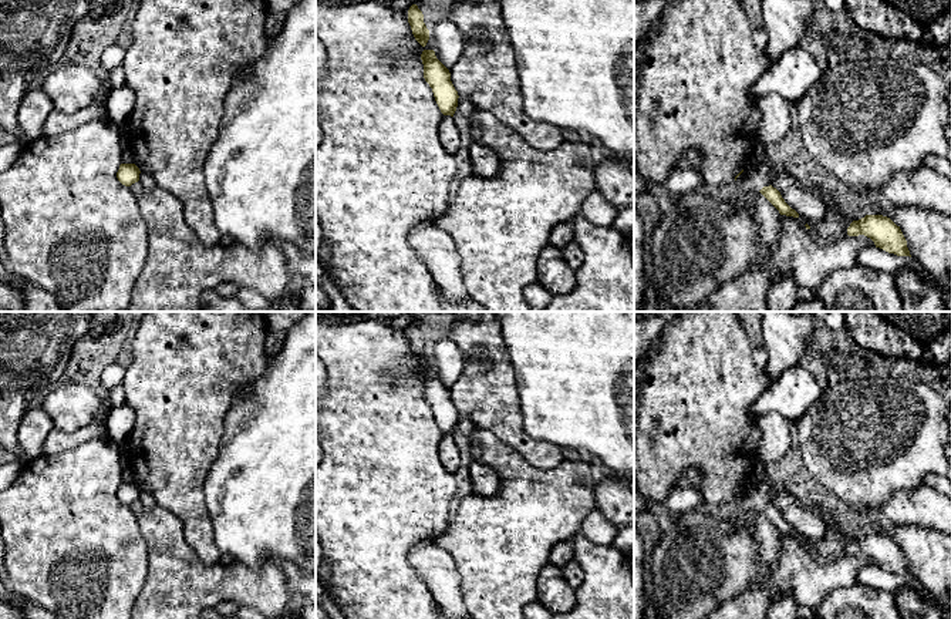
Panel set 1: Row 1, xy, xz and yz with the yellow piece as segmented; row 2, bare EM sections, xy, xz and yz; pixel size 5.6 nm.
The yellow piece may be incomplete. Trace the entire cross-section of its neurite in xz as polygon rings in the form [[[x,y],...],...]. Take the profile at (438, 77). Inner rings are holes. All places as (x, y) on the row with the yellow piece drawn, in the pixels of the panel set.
[[[424,50],[421,60],[424,64],[424,78],[432,88],[441,112],[453,117],[459,95],[451,81],[449,70],[436,58],[434,50]]]

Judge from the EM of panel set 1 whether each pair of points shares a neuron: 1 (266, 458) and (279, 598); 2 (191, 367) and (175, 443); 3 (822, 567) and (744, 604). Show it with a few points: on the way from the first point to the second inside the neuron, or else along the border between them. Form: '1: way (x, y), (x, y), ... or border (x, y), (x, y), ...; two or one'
1: border (242, 562), (253, 569), (267, 559), (279, 564); two
2: way (179, 386), (179, 424); one
3: border (737, 596), (747, 589), (764, 586), (772, 598); two

